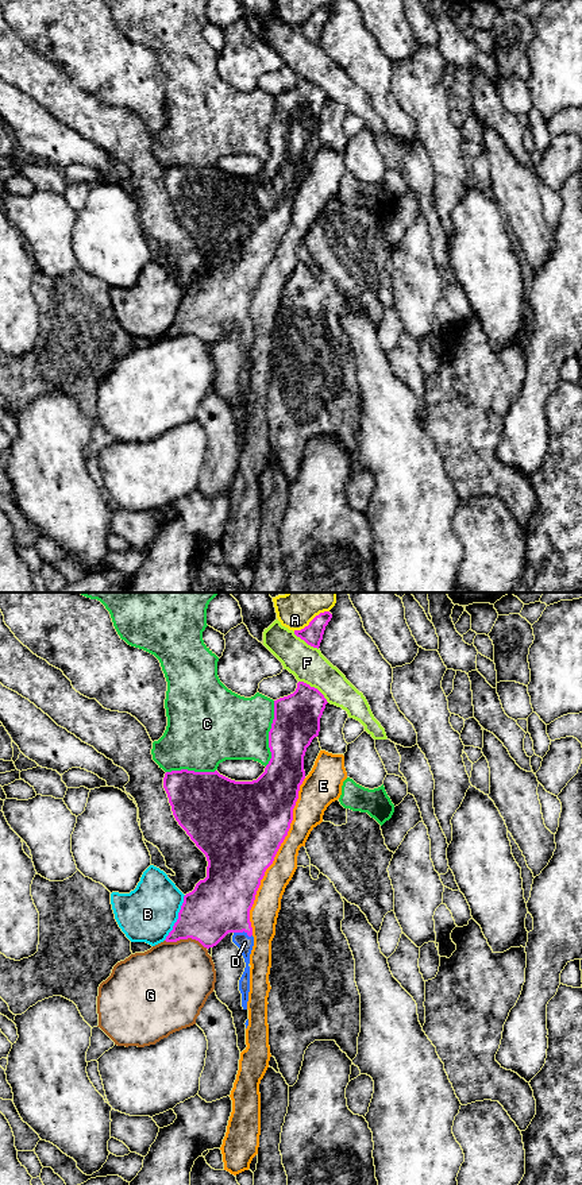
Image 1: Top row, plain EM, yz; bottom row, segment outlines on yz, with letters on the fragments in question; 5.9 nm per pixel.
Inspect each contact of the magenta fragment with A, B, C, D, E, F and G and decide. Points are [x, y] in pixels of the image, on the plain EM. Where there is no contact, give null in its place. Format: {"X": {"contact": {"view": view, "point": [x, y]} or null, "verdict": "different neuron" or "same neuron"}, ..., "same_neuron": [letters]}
{"A": {"contact": {"view": "yz", "point": [311, 16]}, "verdict": "different neuron"}, "B": {"contact": {"view": "yz", "point": [178, 313]}, "verdict": "different neuron"}, "C": {"contact": {"view": "yz", "point": [269, 128]}, "verdict": "different neuron"}, "D": {"contact": {"view": "yz", "point": [243, 325]}, "verdict": "same neuron"}, "E": {"contact": {"view": "yz", "point": [274, 251]}, "verdict": "different neuron"}, "F": {"contact": {"view": "yz", "point": [313, 83]}, "verdict": "different neuron"}, "G": {"contact": {"view": "yz", "point": [187, 334]}, "verdict": "different neuron"}, "same_neuron": ["D"]}

